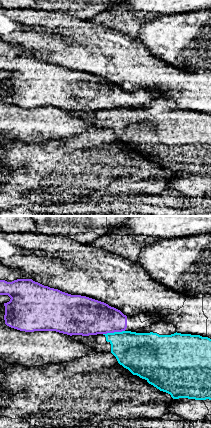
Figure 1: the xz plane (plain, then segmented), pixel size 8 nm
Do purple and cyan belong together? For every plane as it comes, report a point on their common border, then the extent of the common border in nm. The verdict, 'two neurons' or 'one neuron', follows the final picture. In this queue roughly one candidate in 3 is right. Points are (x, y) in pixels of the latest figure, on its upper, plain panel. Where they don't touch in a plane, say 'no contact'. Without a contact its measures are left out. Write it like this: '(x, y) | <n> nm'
(113, 108) | 180 nm

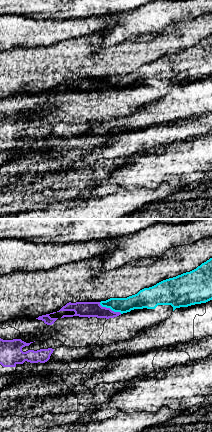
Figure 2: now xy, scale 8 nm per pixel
(109, 84) | 200 nm

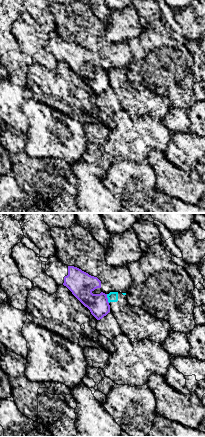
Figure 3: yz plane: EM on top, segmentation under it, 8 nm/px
(107, 74) | 80 nm

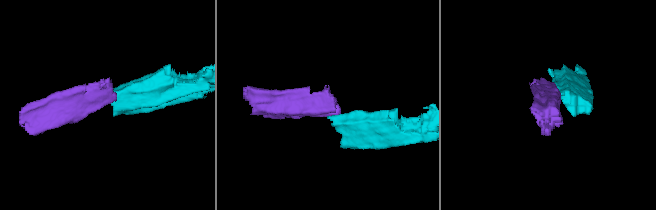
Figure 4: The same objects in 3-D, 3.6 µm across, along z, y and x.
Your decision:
two neurons

